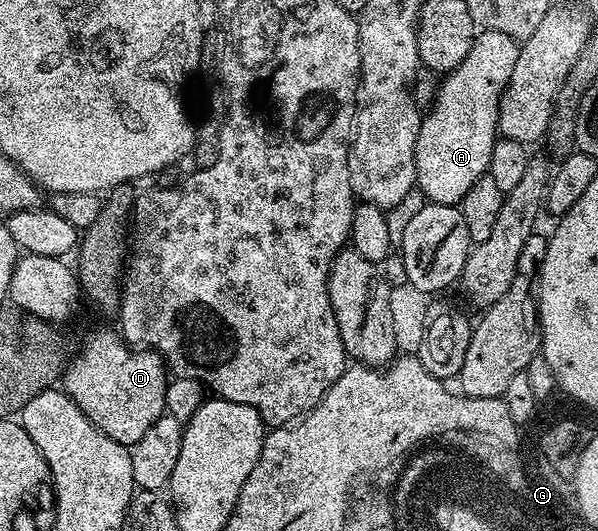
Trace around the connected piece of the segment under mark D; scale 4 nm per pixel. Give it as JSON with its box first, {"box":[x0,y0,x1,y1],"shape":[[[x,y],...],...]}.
{"box":[63,329,165,448],"shape":[[[116,329],[97,330],[66,365],[63,389],[99,432],[132,448],[165,414],[165,374],[165,362],[153,350],[130,346]]]}

